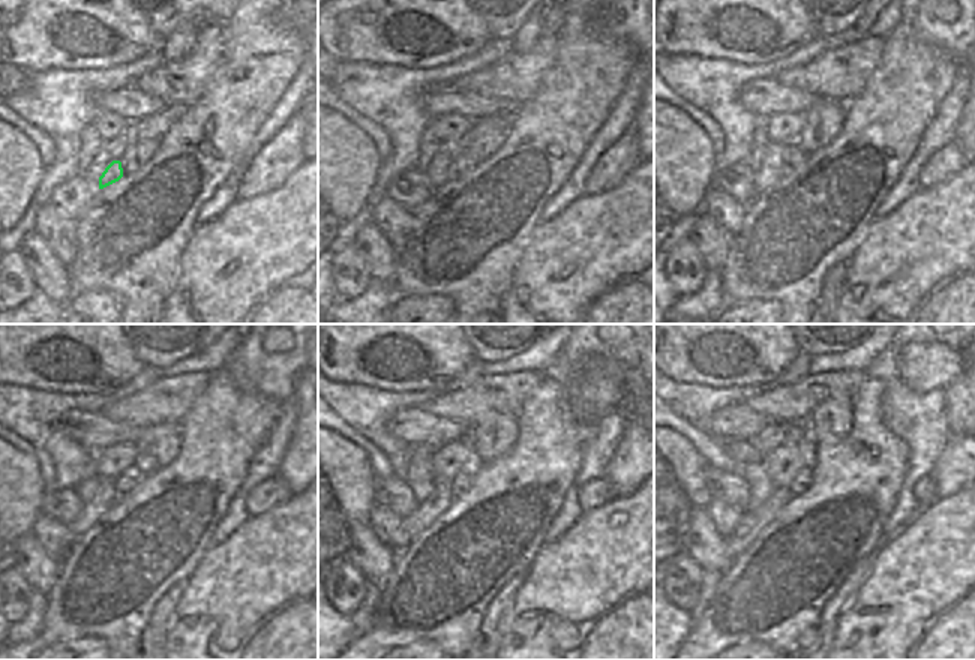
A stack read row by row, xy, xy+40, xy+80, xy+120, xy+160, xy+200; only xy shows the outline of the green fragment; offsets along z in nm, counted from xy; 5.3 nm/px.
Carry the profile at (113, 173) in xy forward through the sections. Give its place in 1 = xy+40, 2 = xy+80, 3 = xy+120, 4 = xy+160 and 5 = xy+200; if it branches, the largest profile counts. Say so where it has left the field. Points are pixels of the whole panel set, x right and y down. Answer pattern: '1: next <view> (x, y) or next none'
1: next xy+40 (452, 171)
2: next xy+80 (794, 155)
3: next xy+120 (123, 485)
4: next xy+160 (458, 486)
5: next xy+200 (803, 479)

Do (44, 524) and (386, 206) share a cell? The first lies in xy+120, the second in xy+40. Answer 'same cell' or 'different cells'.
same cell

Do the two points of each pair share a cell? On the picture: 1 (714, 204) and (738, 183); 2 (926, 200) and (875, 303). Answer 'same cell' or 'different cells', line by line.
1: different cells
2: same cell

